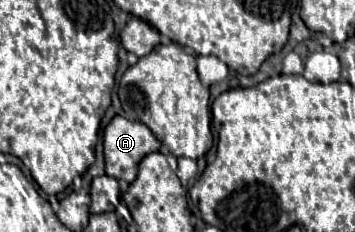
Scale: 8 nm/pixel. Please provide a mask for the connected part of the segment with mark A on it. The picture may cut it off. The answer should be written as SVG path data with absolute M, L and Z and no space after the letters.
M115 116L103 132L107 174L117 180L123 178L125 182L133 182L143 156L157 152L159 146L161 142L145 124Z

